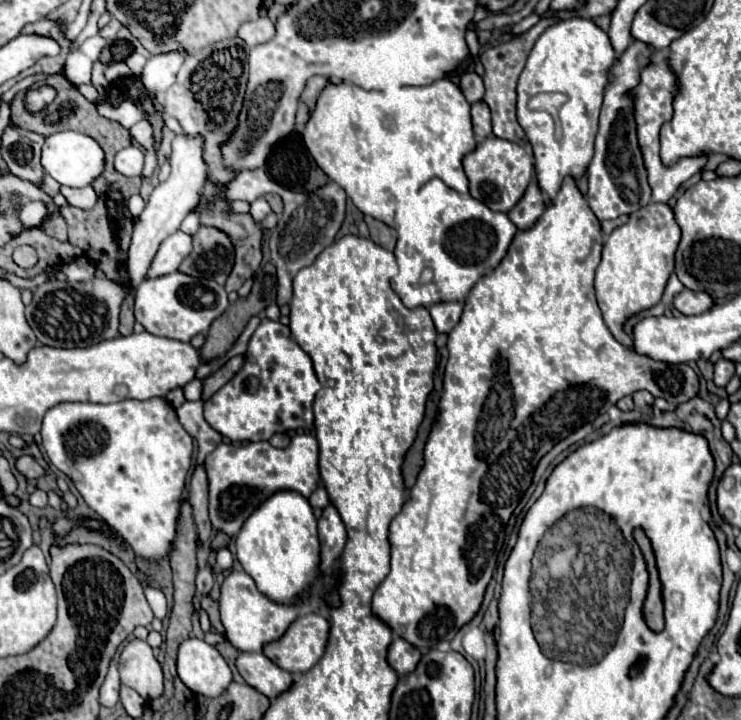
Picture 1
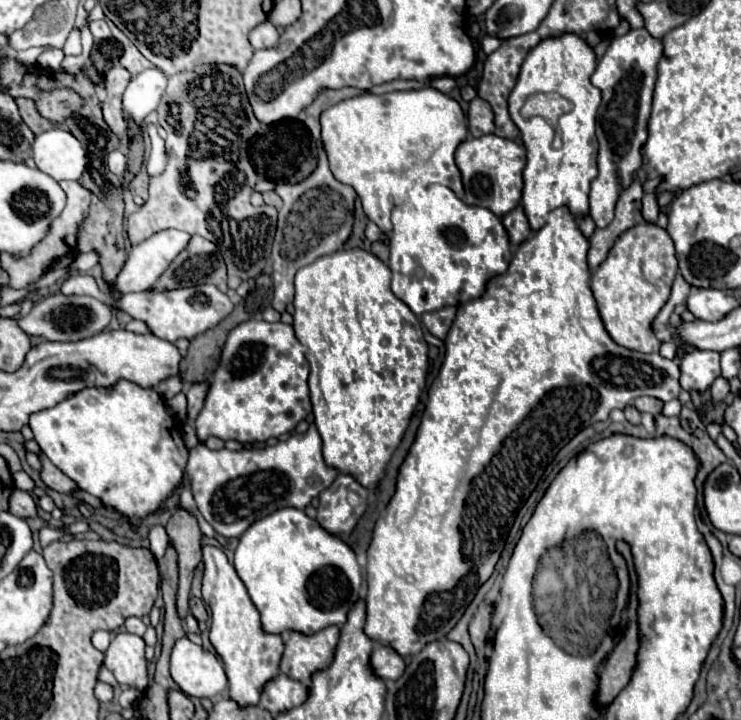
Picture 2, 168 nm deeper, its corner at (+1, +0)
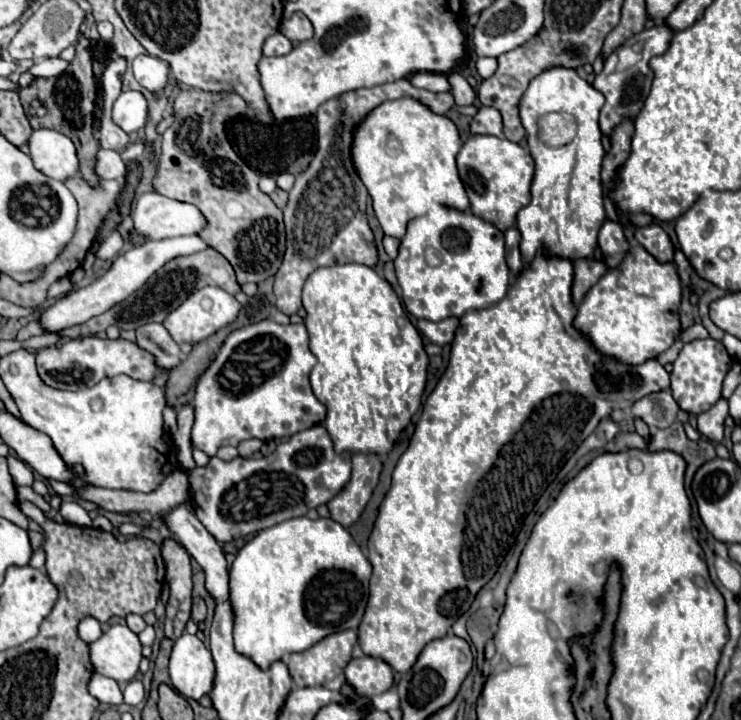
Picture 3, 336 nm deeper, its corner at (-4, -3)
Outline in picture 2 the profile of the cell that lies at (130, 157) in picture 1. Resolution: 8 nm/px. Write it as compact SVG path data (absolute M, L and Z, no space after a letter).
M115 149L115 151L109 153L109 171L111 171L111 173L123 175L125 163L127 163L127 159L125 159L125 155L123 155L119 149Z

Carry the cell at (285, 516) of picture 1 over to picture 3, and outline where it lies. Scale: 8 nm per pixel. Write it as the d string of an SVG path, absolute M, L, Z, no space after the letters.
M300 516L258 532L236 554L236 560L230 566L230 602L234 608L236 650L260 668L268 668L286 654L302 652L332 632L346 628L356 630L366 610L370 574L372 566L360 546L352 540L348 530L332 518L310 520Z

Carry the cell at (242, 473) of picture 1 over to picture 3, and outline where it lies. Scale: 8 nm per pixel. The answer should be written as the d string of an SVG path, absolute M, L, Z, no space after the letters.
M314 426L294 434L288 442L278 444L278 448L264 458L232 458L228 462L220 458L210 458L206 466L198 466L188 472L188 482L194 498L194 512L204 528L218 540L230 542L236 536L256 534L264 528L280 524L284 520L306 516L308 510L332 500L350 480L350 454L336 454L332 440L324 426Z

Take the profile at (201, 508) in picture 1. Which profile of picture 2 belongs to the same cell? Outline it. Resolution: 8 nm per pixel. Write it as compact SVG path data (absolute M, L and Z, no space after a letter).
M177 509L169 523L165 525L169 543L177 551L177 567L179 567L179 591L177 591L177 613L181 619L185 619L189 611L189 587L193 579L195 565L201 561L199 547L201 547L201 529L197 525L197 519L189 515L183 509Z

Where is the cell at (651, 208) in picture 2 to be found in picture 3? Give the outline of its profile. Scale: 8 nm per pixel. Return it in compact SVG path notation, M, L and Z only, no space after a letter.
M648 224L648 226L644 226L644 228L638 228L634 236L636 236L636 240L638 240L652 256L656 256L660 262L672 260L672 256L674 256L672 242L670 242L668 234L666 234L658 224Z

